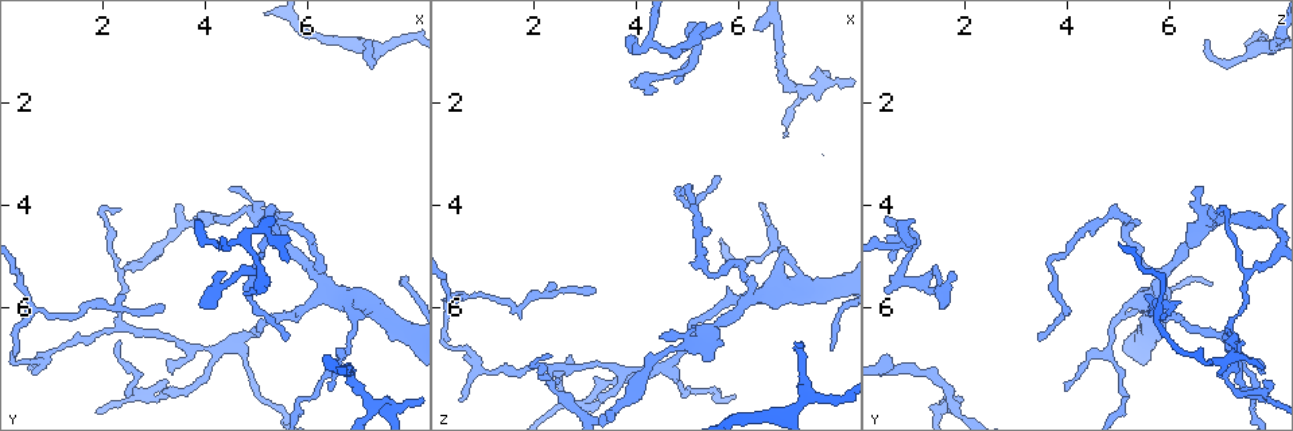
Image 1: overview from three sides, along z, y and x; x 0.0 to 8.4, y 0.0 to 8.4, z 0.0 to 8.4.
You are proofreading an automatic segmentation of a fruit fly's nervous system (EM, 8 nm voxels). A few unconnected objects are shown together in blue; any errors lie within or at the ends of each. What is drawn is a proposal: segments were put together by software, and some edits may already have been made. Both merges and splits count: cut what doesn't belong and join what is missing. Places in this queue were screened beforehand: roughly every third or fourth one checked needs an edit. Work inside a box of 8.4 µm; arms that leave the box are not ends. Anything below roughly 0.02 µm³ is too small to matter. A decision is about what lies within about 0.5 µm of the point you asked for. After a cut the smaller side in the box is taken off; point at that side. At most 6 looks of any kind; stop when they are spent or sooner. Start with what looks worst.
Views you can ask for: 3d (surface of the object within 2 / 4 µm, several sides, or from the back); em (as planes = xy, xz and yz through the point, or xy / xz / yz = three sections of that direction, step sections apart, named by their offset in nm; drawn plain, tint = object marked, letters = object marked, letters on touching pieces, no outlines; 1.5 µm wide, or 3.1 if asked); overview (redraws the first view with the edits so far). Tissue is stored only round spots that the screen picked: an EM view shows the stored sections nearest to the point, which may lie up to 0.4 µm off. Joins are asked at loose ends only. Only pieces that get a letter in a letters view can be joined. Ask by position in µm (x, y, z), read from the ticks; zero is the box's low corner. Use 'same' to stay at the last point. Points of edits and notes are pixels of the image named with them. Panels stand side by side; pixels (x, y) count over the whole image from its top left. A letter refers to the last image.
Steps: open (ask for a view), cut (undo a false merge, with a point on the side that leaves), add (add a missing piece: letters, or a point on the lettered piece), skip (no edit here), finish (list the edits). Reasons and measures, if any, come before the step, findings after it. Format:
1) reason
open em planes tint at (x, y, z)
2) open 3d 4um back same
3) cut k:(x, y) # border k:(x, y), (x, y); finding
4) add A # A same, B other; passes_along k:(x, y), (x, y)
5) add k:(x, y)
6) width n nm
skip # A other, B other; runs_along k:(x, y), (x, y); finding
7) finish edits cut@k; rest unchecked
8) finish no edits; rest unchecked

tapers out
open 3d 2um back at (4.80, 5.75, 1.60)

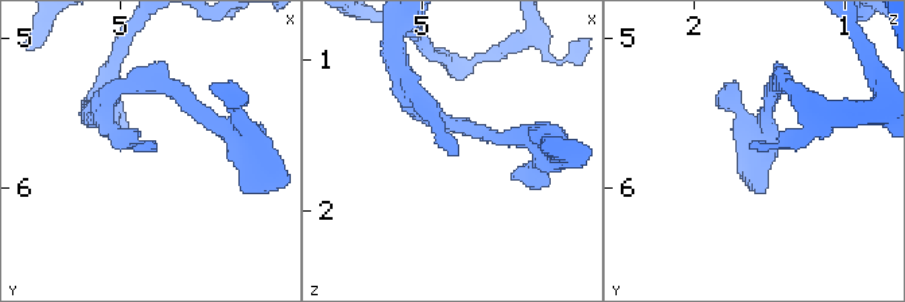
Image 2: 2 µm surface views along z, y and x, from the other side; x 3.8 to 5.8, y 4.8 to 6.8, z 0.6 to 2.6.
open em planes letters at (4.80, 5.74, 1.62)

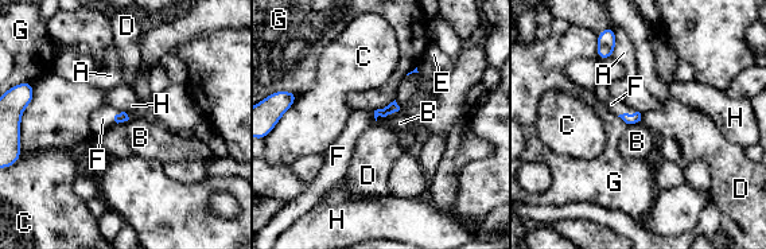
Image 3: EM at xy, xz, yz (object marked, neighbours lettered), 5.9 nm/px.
add F # A other, B other, C other, D other, E other, F same, G other, H other; the neuron continues

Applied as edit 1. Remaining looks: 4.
open overview

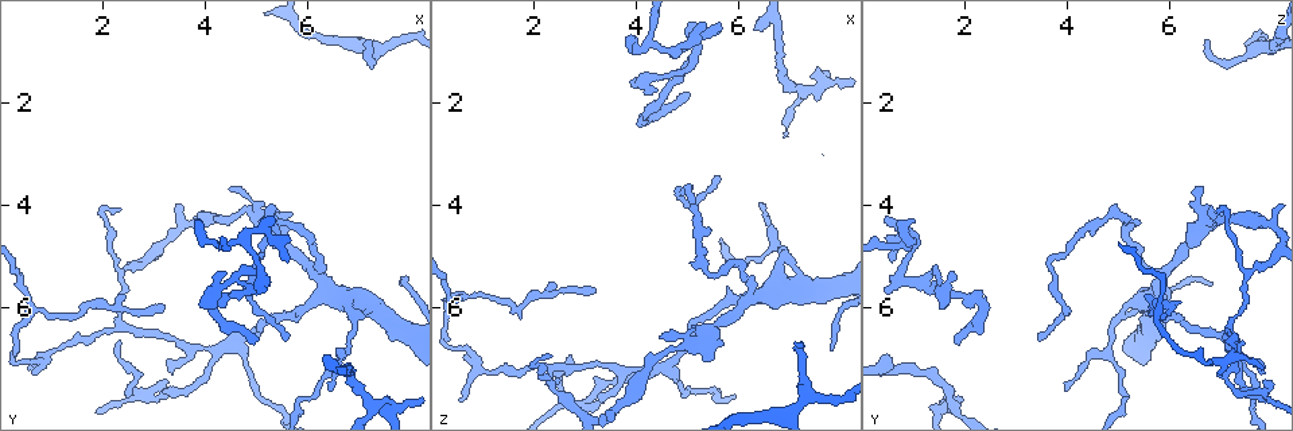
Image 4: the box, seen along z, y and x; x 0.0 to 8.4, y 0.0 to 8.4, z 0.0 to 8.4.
branch stops here
open 3d 4um at (5.60, 6.65, 3.55)

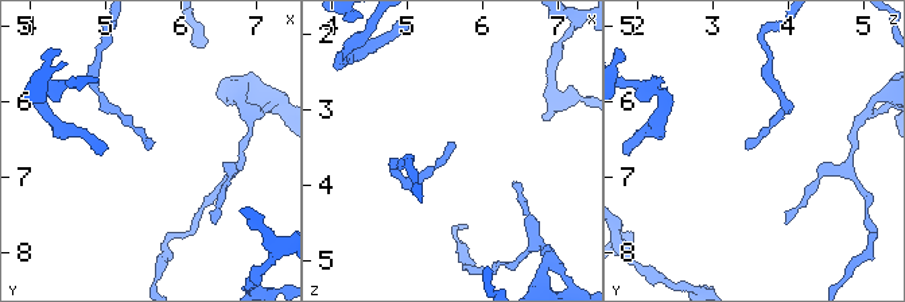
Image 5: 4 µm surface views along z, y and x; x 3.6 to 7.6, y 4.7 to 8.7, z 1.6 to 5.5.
open em xy step 8 tint at (5.55, 6.65, 3.50)

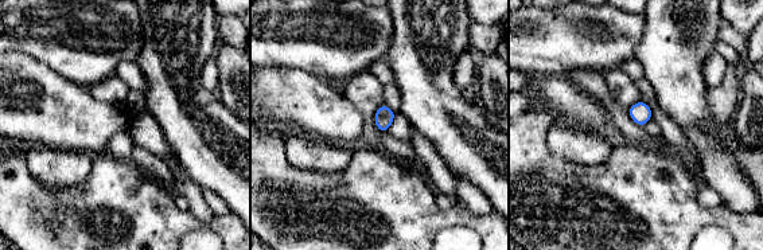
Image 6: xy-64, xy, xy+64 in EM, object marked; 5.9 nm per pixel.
open em planes letters same

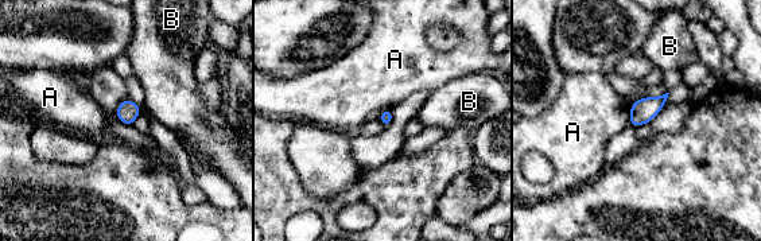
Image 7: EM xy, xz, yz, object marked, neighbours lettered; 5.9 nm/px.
longest_contact A 110 nm
skip # A other, B other; no lettered piece goes on from it

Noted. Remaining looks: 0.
finish edits add@3; rest unchecked

